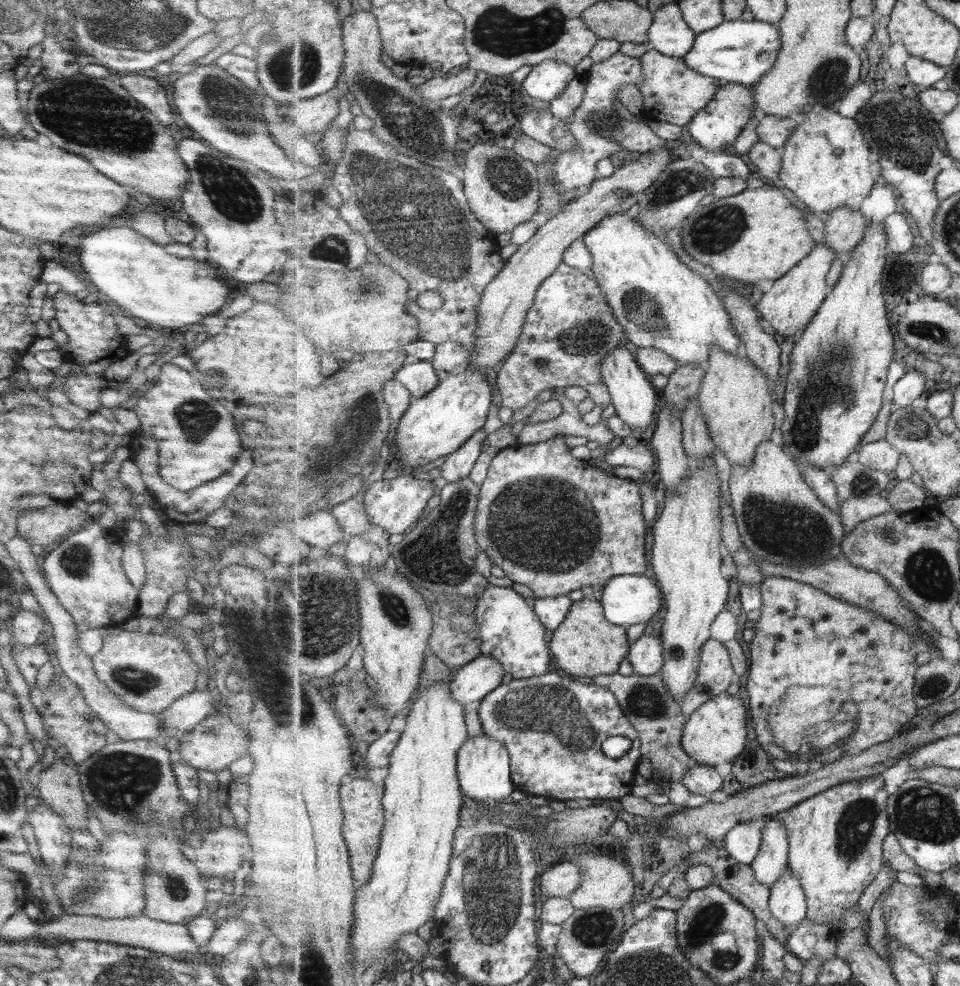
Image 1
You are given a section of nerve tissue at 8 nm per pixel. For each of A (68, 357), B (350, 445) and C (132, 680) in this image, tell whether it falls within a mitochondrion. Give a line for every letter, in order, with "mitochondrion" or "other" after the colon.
A: other
B: mitochondrion
C: mitochondrion

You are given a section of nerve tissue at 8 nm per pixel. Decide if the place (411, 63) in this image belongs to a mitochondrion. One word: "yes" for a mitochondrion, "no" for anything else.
no

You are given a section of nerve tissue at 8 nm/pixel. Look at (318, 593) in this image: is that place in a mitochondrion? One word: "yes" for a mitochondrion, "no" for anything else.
yes

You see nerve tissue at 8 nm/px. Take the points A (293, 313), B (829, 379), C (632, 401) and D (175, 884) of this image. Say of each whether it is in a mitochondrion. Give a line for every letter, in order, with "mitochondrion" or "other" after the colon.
A: other
B: mitochondrion
C: other
D: mitochondrion

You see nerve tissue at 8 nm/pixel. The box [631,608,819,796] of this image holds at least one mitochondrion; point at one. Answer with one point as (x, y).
(704, 689)

